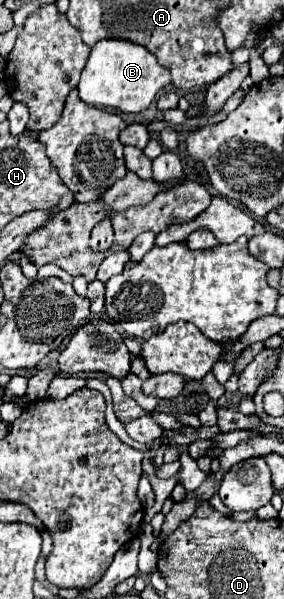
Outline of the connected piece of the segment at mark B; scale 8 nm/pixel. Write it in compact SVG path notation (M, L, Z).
M116 39L98 41L98 45L92 47L78 83L78 95L84 103L94 107L116 107L122 113L140 113L148 109L162 91L170 89L170 71L162 67L158 59L146 51L146 47Z

